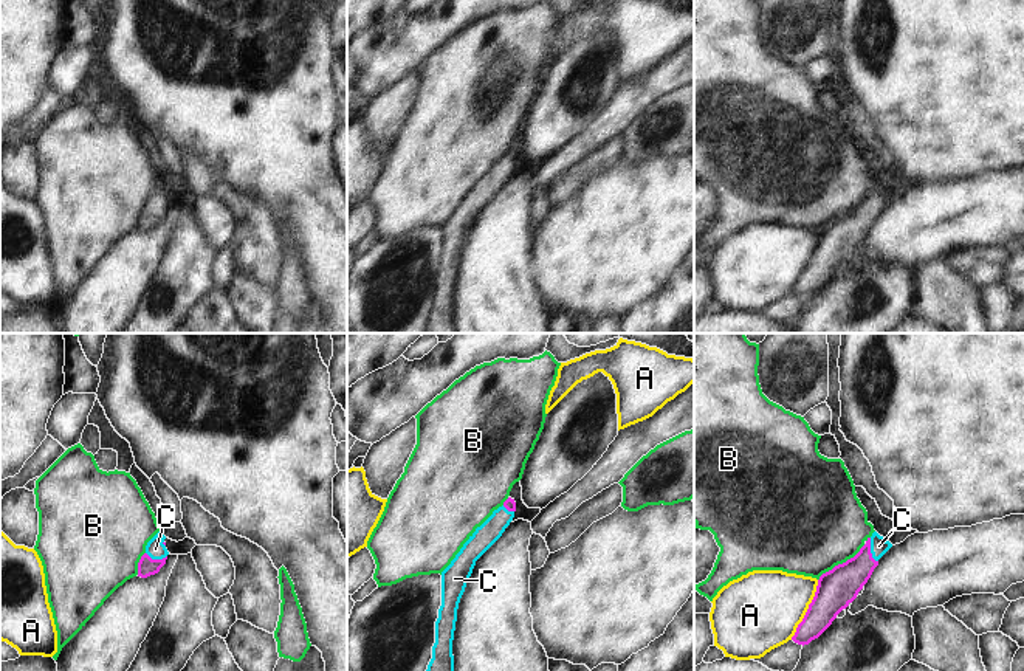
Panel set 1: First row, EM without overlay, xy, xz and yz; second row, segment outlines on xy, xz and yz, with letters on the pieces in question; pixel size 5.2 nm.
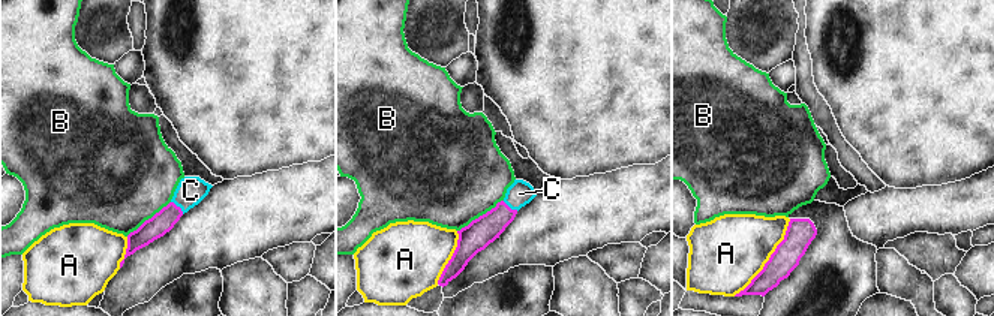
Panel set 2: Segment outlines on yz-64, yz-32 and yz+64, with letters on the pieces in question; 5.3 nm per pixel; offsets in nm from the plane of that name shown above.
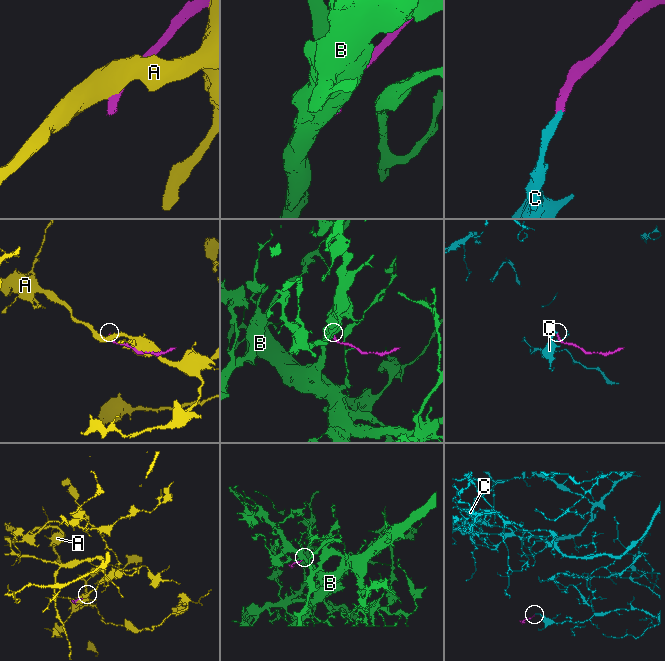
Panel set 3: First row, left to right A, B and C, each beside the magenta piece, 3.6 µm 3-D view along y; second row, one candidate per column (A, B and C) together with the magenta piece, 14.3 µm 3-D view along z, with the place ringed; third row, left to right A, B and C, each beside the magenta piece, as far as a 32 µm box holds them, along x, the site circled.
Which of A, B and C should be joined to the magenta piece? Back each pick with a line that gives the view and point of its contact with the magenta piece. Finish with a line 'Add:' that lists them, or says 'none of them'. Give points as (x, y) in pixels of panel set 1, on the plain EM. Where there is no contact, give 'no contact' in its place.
C: yz (869, 203)
Add: C

